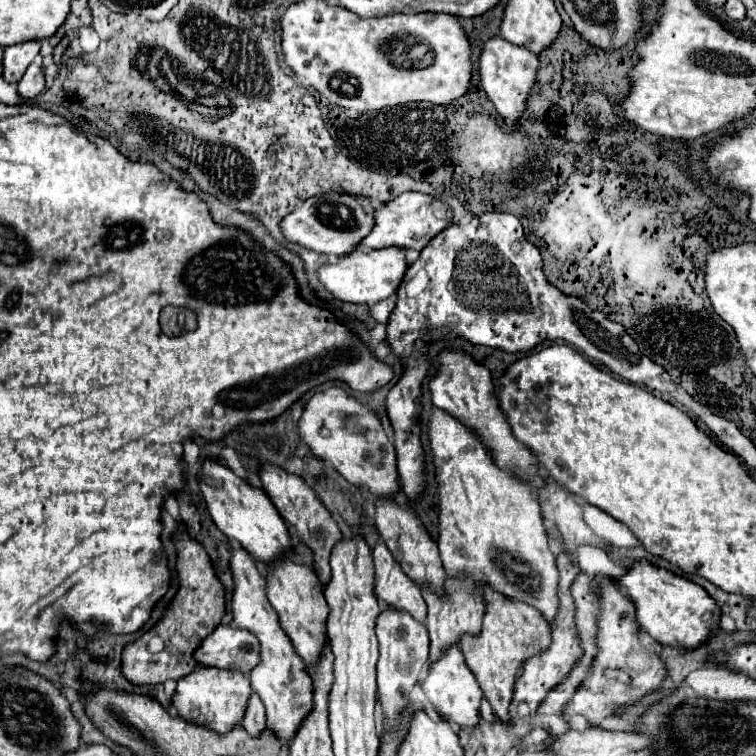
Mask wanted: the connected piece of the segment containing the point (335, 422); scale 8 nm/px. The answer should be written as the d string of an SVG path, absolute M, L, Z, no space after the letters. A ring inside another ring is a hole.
M330 386L328 390L316 392L310 396L310 400L304 406L304 412L298 420L298 432L304 444L324 462L330 462L348 482L360 486L366 484L374 496L394 496L398 492L398 472L396 472L396 460L394 460L394 448L388 440L388 434L378 418L376 412L372 412L362 400L350 396L342 386Z

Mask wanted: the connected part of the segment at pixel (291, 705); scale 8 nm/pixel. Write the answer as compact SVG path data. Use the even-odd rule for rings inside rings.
M232 548L230 570L234 578L232 620L238 628L252 632L260 642L260 662L250 674L252 690L260 696L260 700L266 706L266 718L268 718L266 726L274 730L284 744L288 744L288 740L294 738L302 718L312 708L312 682L310 682L310 676L306 674L306 666L302 658L296 654L292 646L292 640L280 628L278 616L270 606L270 602L266 600L266 580L262 574L258 574L256 560L244 548ZM294 698L302 698L302 704L298 706Z

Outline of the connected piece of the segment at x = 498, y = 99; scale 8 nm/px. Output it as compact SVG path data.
M492 36L486 40L482 54L480 54L480 82L486 92L486 96L494 102L498 114L506 120L508 126L516 126L520 120L524 106L526 106L526 96L530 94L530 88L534 84L534 72L538 68L538 58L534 52L530 52L524 46L506 42L504 38Z

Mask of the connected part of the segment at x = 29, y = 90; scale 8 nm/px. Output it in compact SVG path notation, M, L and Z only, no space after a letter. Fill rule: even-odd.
M30 64L28 70L24 72L22 80L18 82L18 94L26 100L36 98L44 90L44 72L40 66Z

